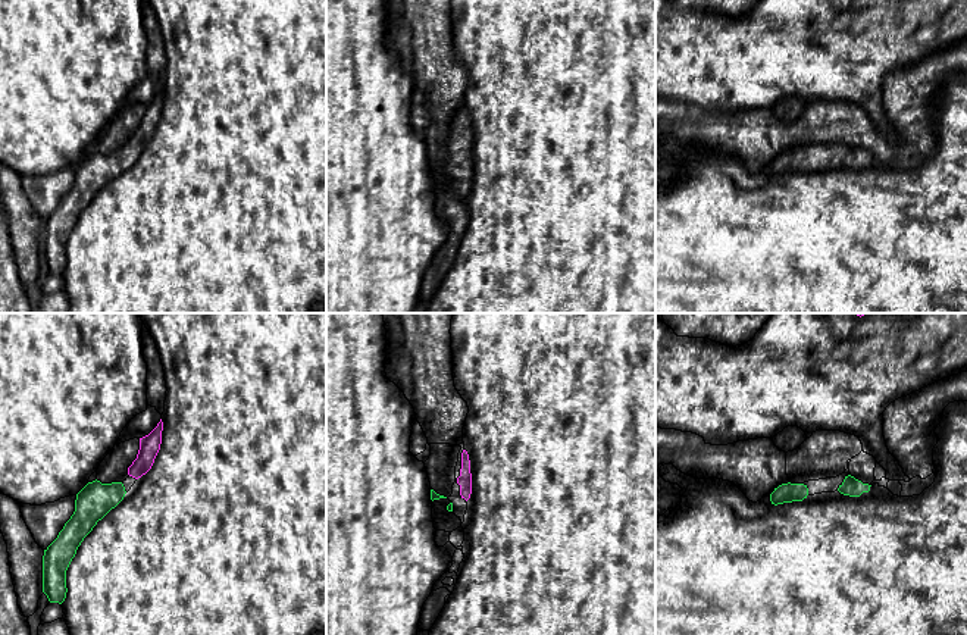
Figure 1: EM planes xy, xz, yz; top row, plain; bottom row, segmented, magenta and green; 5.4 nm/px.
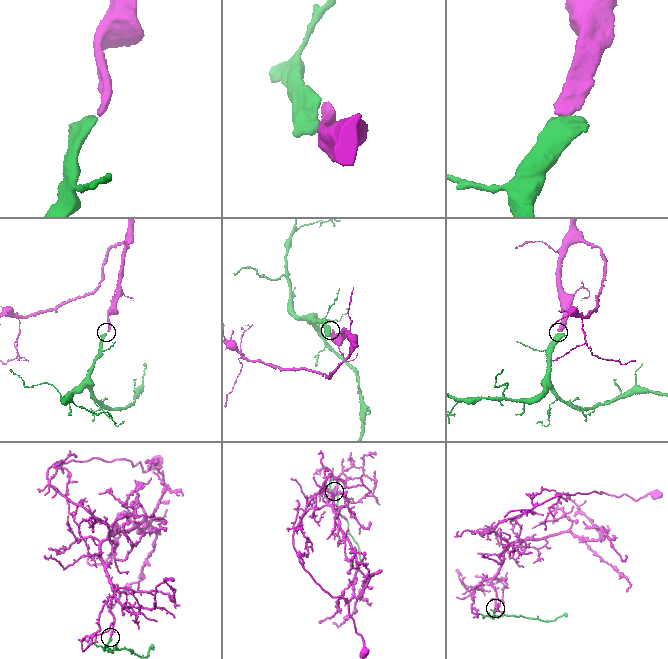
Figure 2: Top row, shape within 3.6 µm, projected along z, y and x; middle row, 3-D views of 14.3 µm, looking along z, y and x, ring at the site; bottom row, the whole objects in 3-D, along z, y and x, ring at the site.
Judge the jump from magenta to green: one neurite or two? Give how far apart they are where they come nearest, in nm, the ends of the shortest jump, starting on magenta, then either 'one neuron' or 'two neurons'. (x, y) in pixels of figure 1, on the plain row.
60 nm apart; from magenta across xy (128, 144), (121, 153); one neuron

